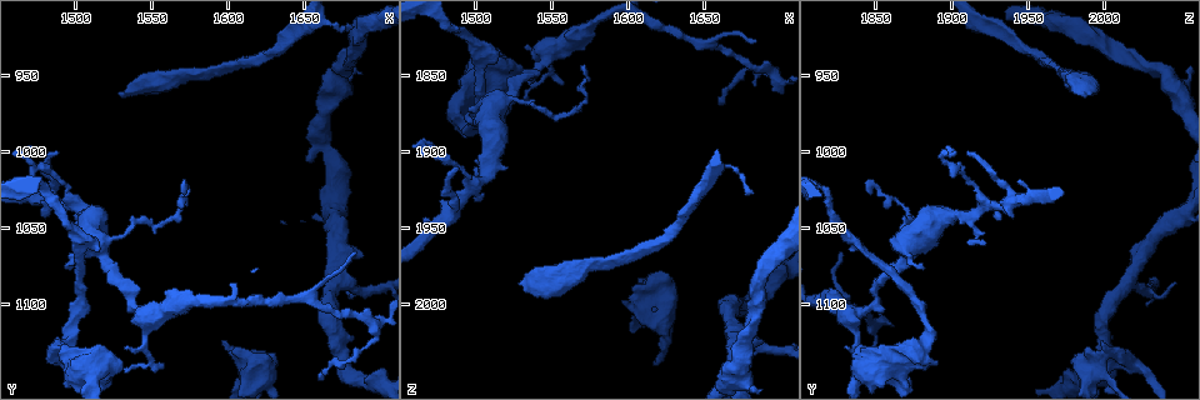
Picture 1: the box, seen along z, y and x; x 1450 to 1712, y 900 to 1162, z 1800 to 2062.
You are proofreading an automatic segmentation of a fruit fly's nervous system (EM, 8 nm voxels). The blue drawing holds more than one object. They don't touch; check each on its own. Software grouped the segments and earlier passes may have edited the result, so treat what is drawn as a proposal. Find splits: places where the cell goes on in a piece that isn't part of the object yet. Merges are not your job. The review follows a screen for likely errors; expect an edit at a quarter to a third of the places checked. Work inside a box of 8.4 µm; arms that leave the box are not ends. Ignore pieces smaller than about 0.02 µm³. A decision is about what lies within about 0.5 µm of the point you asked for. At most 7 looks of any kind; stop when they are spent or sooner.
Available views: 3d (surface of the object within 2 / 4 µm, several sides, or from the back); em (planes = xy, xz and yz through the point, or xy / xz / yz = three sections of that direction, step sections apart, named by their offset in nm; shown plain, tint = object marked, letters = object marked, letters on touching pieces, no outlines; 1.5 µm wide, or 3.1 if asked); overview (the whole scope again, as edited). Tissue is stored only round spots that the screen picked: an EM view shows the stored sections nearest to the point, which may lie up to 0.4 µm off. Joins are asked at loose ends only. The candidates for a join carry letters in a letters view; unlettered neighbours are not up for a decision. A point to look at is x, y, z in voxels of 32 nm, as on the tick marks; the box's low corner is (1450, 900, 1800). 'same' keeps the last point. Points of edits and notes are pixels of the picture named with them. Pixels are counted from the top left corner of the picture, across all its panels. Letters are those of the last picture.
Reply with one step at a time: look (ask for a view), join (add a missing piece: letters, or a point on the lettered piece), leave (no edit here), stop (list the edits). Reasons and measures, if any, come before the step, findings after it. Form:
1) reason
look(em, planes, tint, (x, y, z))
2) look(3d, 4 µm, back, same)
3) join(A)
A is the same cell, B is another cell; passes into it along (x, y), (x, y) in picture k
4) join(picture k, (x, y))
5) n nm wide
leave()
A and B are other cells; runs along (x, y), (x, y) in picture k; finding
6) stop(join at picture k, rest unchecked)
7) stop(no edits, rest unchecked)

free end
look(em, planes, letters, (1496, 1140, 1890))

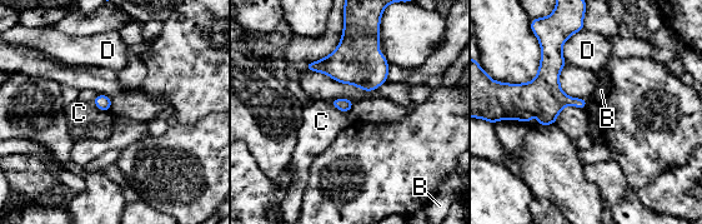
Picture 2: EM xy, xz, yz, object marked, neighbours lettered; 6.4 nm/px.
leave()
B, C and D are other cells; border along (91, 100), (101, 110), (109, 112) in picture 2; no lettered piece goes on from it

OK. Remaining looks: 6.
branch stops here
look(em, yz, step 4, tint, (1572, 1018, 1846))

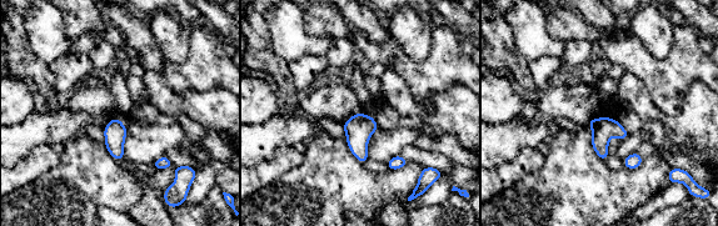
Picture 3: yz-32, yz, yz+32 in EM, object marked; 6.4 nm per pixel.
look(em, planes, letters, same)

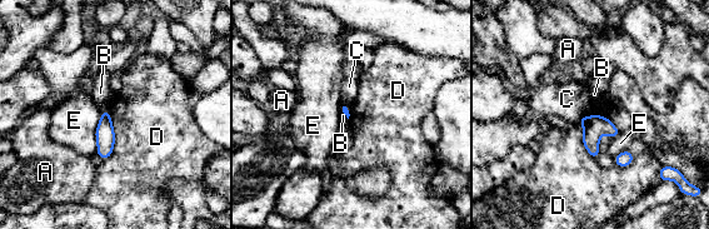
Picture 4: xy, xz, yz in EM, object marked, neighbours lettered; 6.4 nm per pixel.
leave()
A, B, C, D and E are other cells; border along (106, 110), (114, 148), (103, 160) in picture 4; none of them fits

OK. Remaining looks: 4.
thin end
look(em, planes, plain, (1660, 1150, 1870))

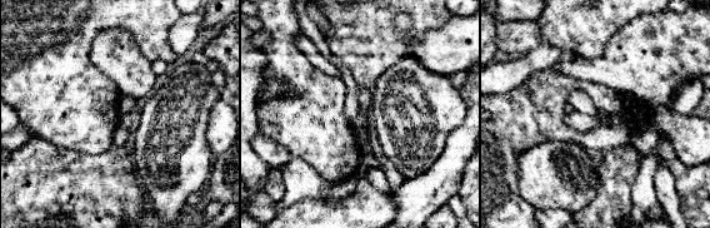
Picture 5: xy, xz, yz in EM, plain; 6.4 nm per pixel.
look(em, planes, letters, same)

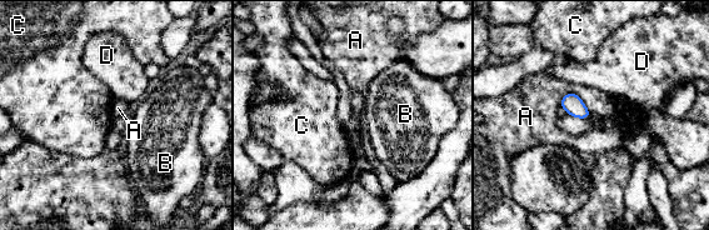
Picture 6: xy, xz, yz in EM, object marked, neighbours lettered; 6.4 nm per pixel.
leave()
A, B, C and D are other cells; border along (560, 98), (574, 93), (592, 113) in picture 6; none of them fits

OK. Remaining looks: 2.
stop(no edits, rest unchecked)

